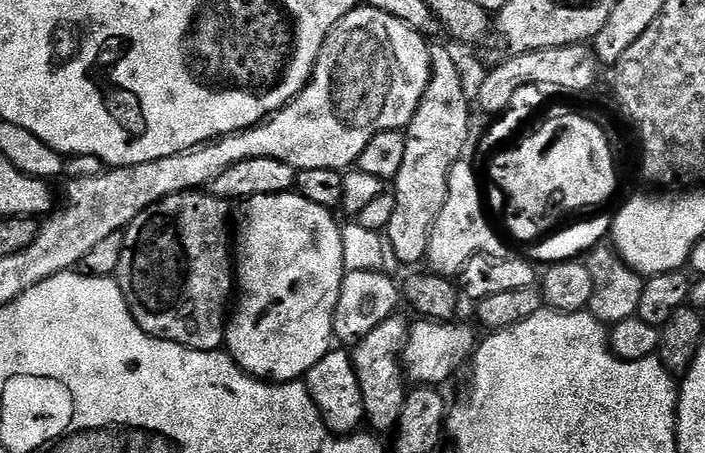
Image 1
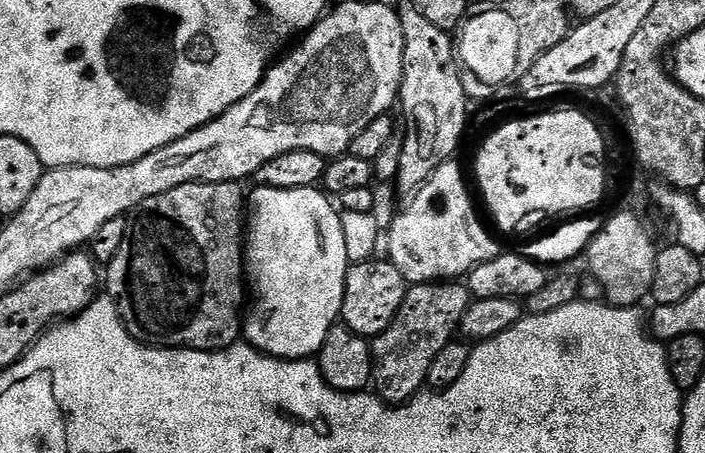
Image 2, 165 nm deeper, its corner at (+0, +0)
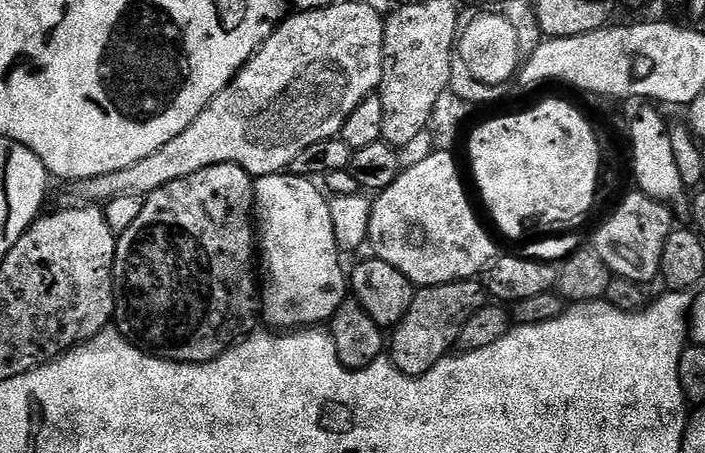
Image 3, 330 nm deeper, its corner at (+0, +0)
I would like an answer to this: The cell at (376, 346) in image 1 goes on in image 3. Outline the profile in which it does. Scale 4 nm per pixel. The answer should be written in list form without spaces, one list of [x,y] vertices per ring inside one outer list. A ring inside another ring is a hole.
[[[476,278],[420,288],[410,310],[406,310],[406,318],[390,332],[390,359],[394,367],[407,376],[421,376],[438,366],[438,362],[455,349],[458,334],[462,334],[462,326],[470,322],[470,314],[485,302],[486,289]]]

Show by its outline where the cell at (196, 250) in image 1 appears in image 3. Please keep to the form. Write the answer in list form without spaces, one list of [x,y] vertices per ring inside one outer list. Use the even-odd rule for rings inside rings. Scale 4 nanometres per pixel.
[[[215,164],[206,166],[189,176],[178,178],[158,190],[149,192],[142,215],[134,221],[130,230],[119,233],[116,241],[116,314],[115,327],[129,342],[150,356],[160,360],[173,360],[179,364],[205,364],[218,358],[227,348],[233,348],[245,336],[251,336],[257,331],[262,320],[262,292],[256,289],[256,272],[258,276],[258,244],[254,239],[254,205],[256,202],[256,186],[245,168],[237,164]]]

